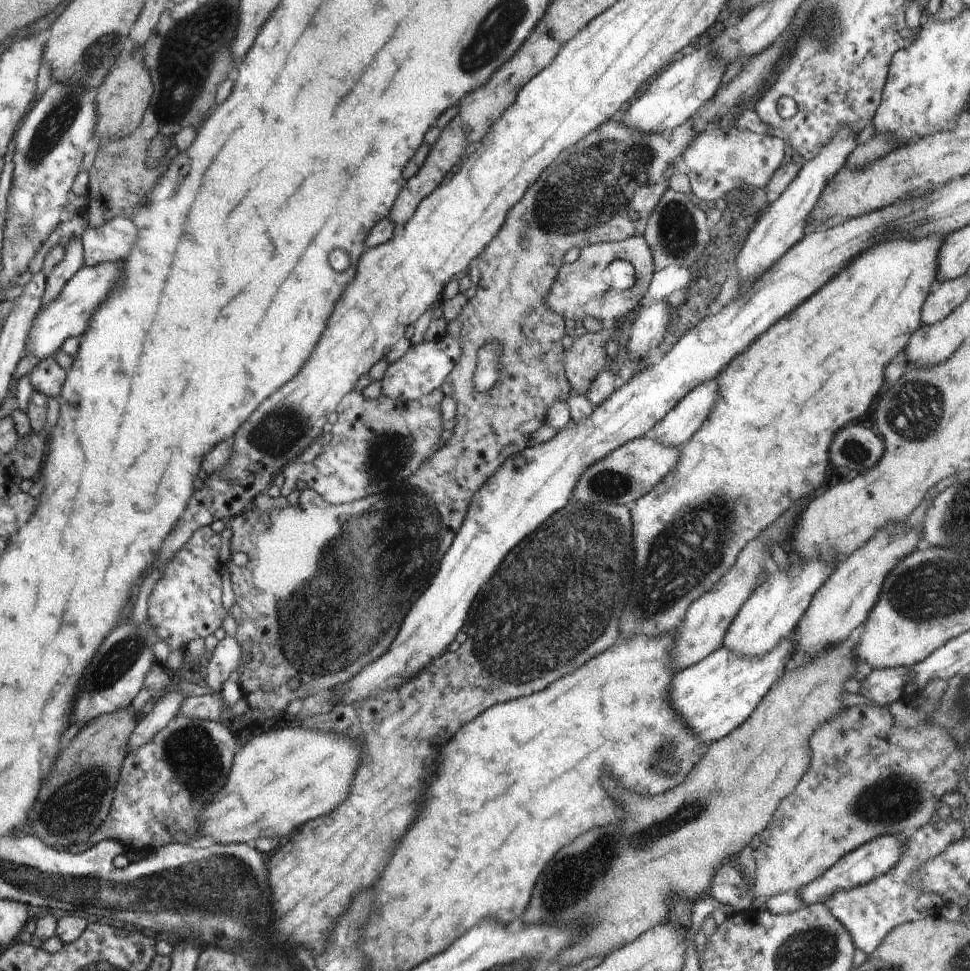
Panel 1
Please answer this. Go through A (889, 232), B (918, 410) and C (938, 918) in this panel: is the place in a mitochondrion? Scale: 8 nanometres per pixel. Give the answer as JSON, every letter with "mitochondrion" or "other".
{"A":"other","B":"mitochondrion","C":"other"}

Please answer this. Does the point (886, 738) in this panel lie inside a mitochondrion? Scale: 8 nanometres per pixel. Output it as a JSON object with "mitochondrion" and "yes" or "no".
{"mitochondrion":"no"}

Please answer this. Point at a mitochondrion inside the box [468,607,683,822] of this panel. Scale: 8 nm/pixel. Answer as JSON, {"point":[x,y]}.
{"point":[665,755]}

